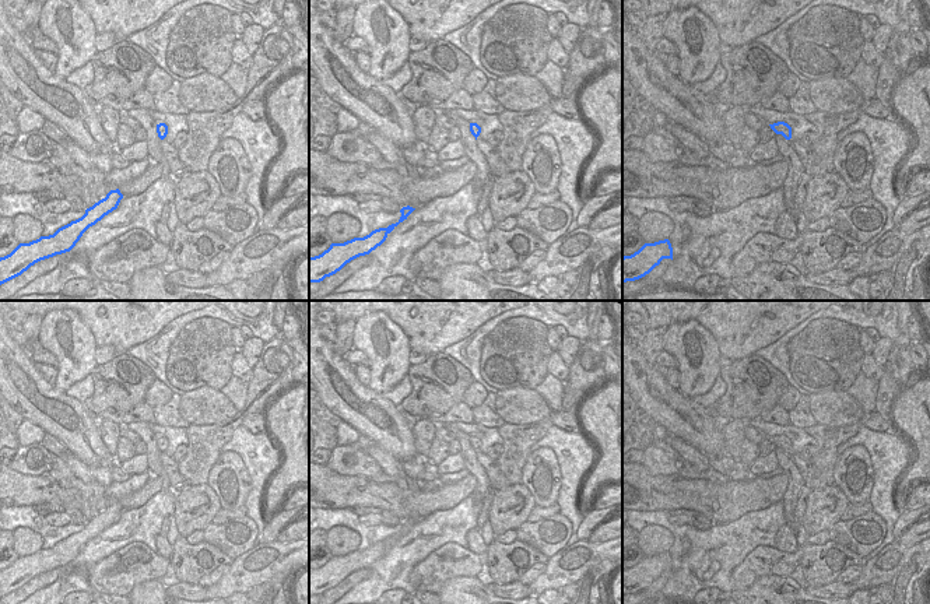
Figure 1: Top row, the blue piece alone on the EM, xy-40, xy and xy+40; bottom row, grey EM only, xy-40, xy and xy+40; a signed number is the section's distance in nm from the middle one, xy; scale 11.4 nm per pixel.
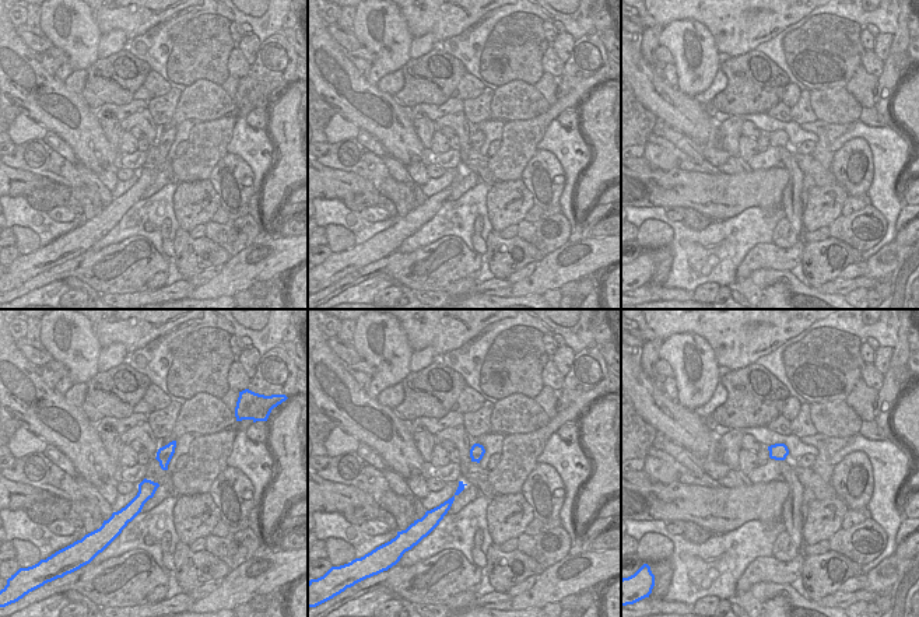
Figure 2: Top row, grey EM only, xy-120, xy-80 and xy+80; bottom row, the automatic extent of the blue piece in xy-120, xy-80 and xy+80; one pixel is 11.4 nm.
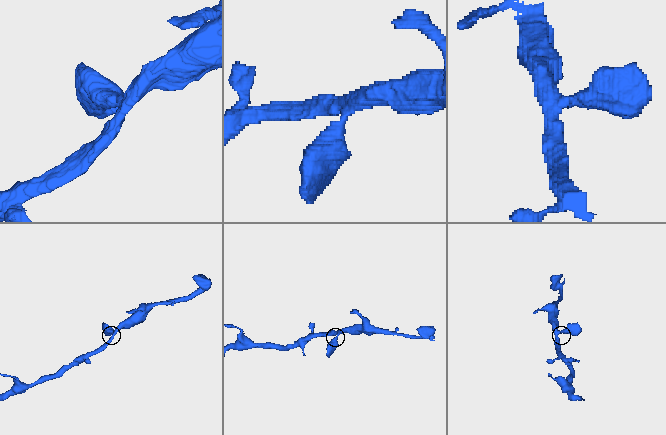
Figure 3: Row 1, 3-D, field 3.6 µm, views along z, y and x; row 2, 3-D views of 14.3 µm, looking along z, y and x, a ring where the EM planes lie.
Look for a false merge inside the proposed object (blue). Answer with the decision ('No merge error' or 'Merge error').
No merge error.

